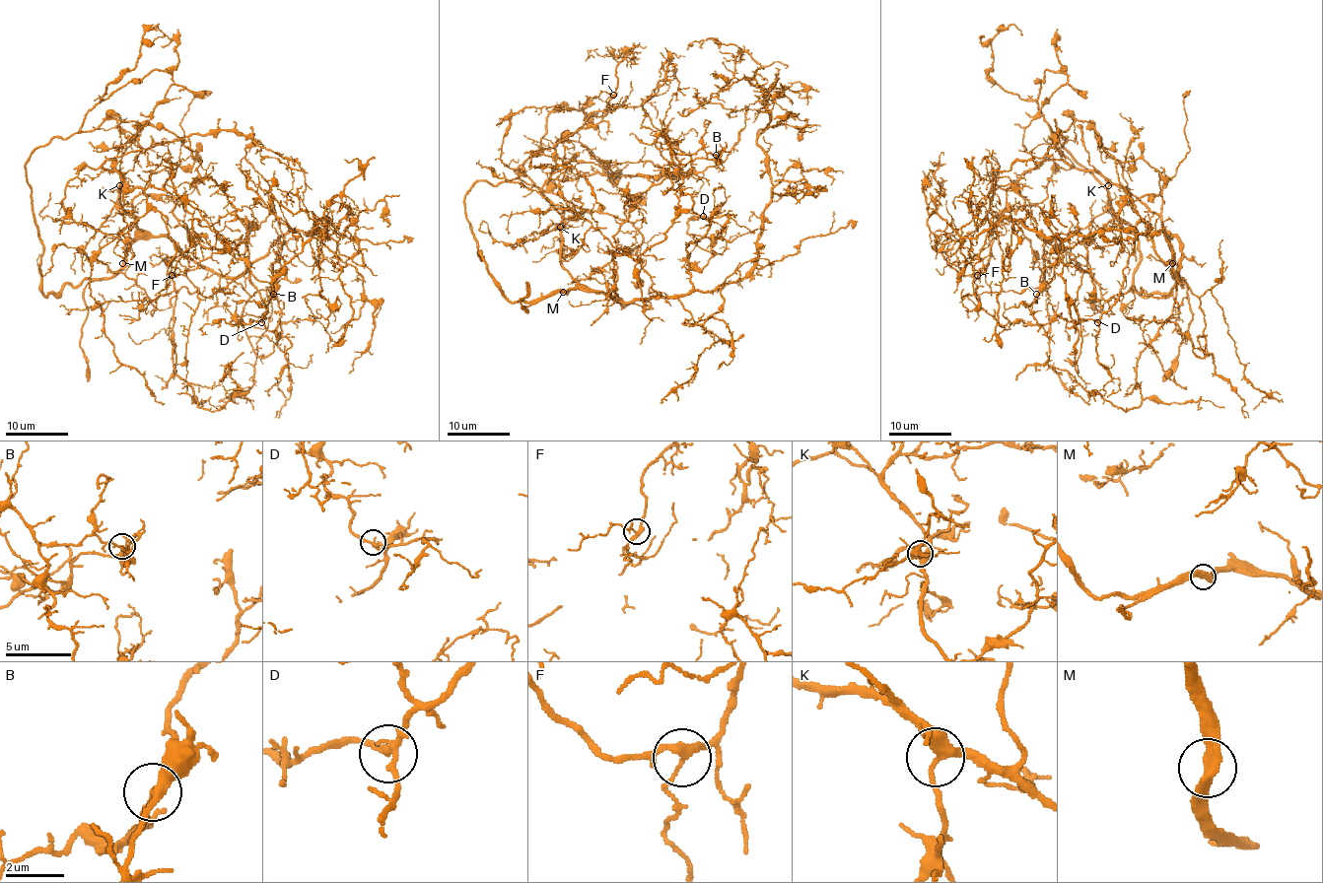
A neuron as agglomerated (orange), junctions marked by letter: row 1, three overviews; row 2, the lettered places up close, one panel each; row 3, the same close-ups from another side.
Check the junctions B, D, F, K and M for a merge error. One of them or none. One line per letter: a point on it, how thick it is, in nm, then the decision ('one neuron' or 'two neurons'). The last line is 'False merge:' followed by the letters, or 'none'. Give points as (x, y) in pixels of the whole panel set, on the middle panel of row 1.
B: at (716, 155); 280 nm thick; one neuron
D: at (703, 216); 220 nm thick; one neuron
F: at (613, 95); 260 nm thick; one neuron
K: at (560, 227); 340 nm thick; one neuron
M: at (563, 292); 440 nm thick; one neuron
False merge: none

